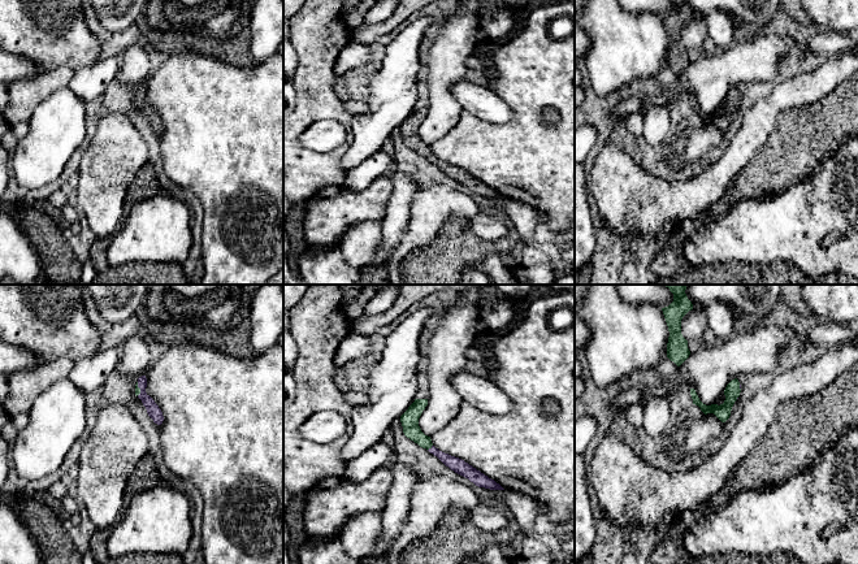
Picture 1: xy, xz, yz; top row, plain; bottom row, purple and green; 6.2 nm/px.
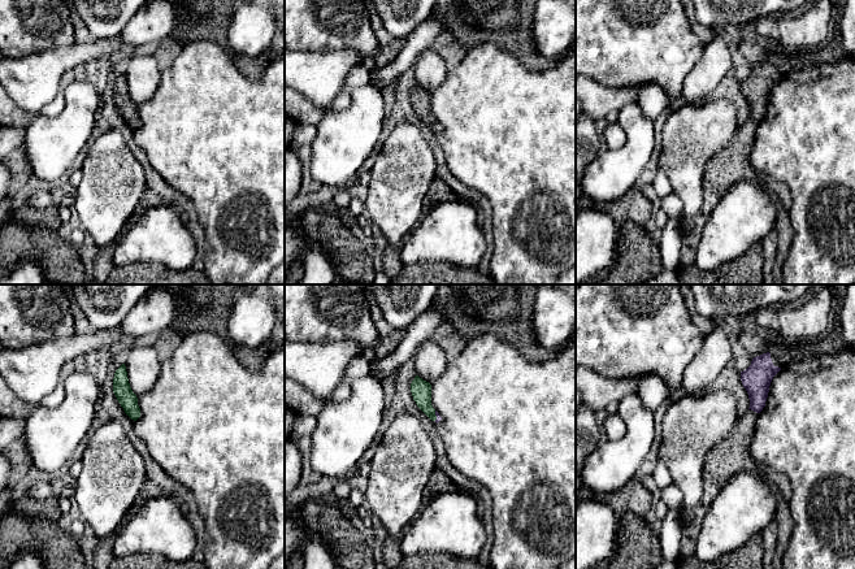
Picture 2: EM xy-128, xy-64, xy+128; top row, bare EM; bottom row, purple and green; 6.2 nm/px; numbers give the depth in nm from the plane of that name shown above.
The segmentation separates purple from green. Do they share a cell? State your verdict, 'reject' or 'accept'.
accept

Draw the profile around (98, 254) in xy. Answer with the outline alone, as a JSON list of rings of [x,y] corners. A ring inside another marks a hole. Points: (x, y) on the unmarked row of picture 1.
[[[96,238],[90,250],[90,260],[96,270],[96,273],[103,273],[109,269],[107,250],[109,247],[110,239]]]

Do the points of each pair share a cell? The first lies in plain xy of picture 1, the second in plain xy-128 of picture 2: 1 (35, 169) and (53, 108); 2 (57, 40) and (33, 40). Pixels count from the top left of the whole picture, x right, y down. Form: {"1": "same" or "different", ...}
{"1": "different", "2": "same"}

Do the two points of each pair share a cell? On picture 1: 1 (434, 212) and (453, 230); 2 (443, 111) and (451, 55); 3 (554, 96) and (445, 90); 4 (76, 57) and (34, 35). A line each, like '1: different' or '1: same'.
1: different
2: same
3: different
4: same

